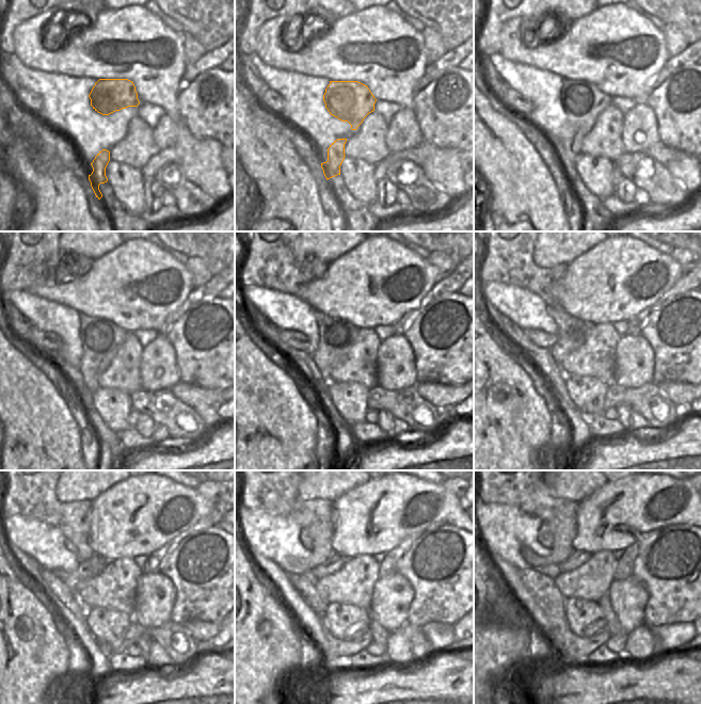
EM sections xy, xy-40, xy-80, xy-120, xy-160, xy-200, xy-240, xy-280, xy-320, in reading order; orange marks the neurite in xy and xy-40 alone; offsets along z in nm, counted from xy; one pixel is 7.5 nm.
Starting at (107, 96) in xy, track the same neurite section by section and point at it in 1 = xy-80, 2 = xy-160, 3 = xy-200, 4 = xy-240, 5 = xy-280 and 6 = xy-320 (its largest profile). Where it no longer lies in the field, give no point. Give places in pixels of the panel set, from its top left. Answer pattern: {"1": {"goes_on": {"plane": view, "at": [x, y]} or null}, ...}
{"1": {"goes_on": {"plane": "xy-80", "at": [583, 102]}}, "2": {"goes_on": {"plane": "xy-160", "at": [336, 336]}}, "3": {"goes_on": {"plane": "xy-200", "at": [572, 334]}}, "4": {"goes_on": {"plane": "xy-240", "at": [99, 563]}}, "5": {"goes_on": {"plane": "xy-280", "at": [305, 539]}}, "6": {"goes_on": {"plane": "xy-320", "at": [545, 537]}}}

